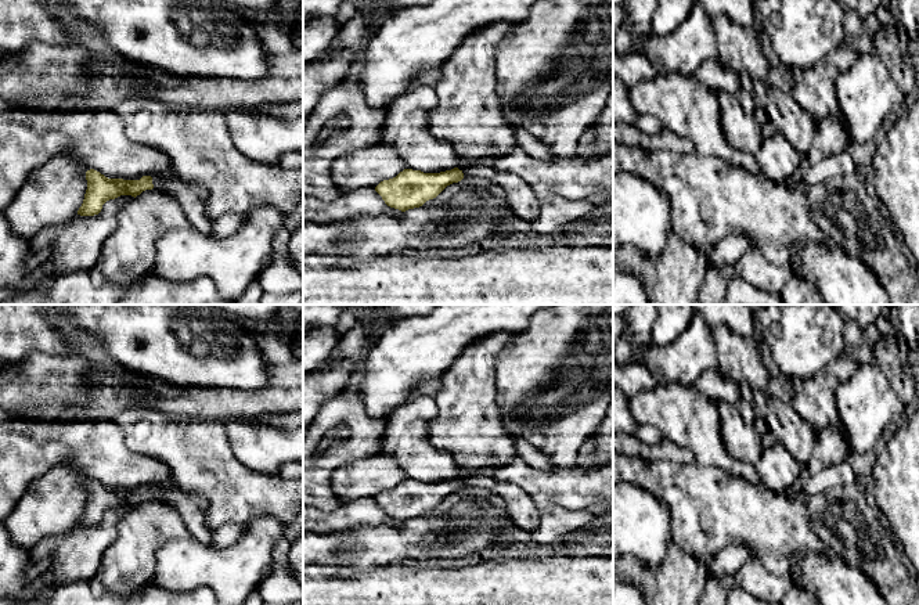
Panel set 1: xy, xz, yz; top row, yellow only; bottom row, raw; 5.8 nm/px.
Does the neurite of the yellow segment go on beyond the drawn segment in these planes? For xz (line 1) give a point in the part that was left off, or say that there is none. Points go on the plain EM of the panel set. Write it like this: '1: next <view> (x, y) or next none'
1: next xz (522, 511)

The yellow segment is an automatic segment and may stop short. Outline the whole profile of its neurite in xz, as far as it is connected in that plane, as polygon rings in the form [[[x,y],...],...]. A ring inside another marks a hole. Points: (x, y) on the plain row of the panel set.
[[[483,472],[466,480],[454,478],[440,483],[424,483],[404,479],[396,487],[381,491],[375,501],[390,518],[406,522],[419,518],[426,511],[436,508],[447,496],[461,491],[464,487],[483,487],[494,491],[505,501],[511,522],[526,532],[533,532],[540,525],[540,508],[529,494],[513,483],[500,482]]]

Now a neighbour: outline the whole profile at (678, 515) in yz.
[[[613,451],[613,485],[619,482],[634,483],[666,503],[671,509],[673,543],[696,558],[710,559],[731,544],[743,544],[771,573],[790,579],[797,570],[801,551],[839,557],[810,527],[806,503],[714,467],[645,461]]]

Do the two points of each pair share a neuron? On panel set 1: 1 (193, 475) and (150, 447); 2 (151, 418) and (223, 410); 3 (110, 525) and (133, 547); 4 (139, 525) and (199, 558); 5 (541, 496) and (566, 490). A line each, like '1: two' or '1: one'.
1: one
2: two
3: two
4: two
5: one

